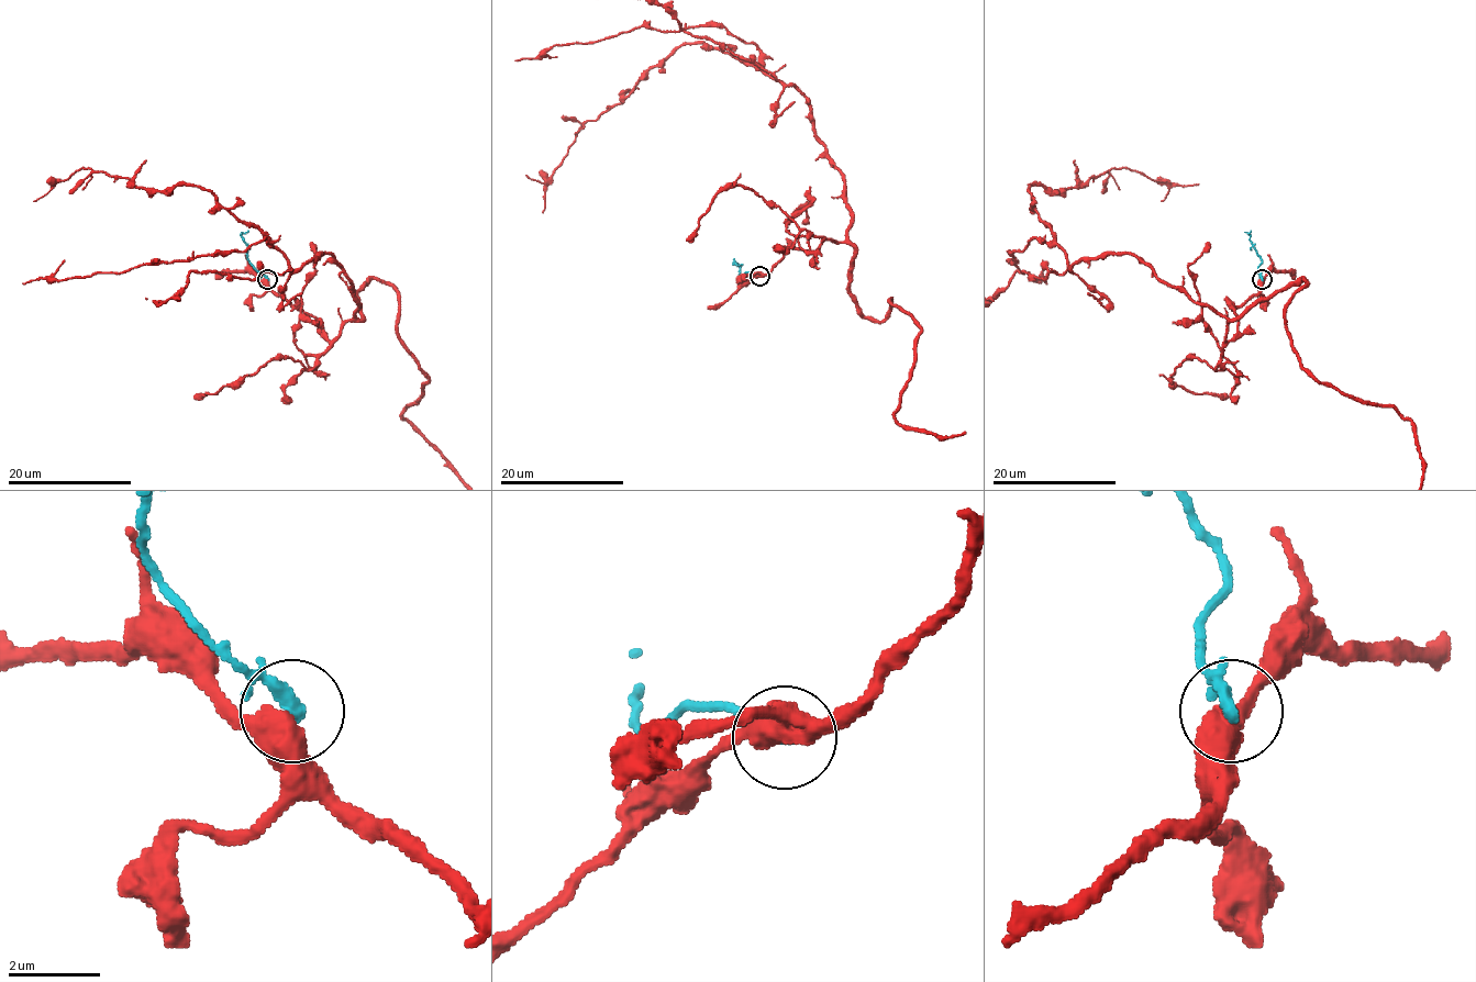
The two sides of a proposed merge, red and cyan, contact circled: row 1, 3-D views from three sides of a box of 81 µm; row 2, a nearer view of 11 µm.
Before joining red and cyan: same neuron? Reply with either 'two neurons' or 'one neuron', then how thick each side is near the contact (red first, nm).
two neurons; calibres 500 and 240 nm

